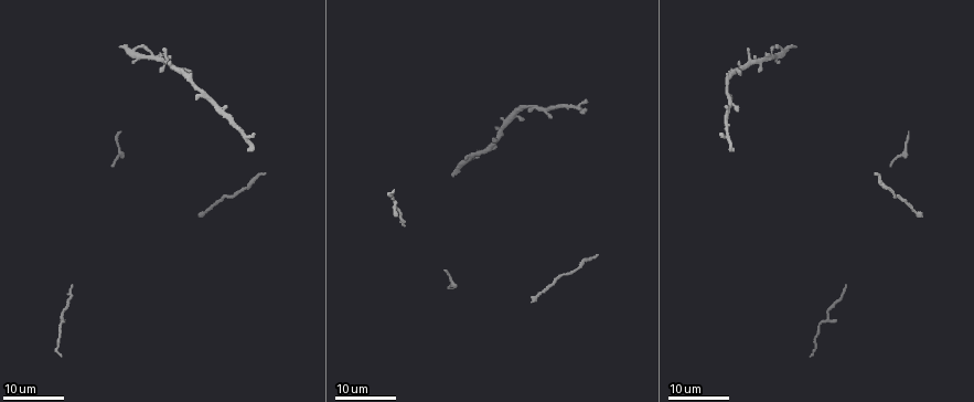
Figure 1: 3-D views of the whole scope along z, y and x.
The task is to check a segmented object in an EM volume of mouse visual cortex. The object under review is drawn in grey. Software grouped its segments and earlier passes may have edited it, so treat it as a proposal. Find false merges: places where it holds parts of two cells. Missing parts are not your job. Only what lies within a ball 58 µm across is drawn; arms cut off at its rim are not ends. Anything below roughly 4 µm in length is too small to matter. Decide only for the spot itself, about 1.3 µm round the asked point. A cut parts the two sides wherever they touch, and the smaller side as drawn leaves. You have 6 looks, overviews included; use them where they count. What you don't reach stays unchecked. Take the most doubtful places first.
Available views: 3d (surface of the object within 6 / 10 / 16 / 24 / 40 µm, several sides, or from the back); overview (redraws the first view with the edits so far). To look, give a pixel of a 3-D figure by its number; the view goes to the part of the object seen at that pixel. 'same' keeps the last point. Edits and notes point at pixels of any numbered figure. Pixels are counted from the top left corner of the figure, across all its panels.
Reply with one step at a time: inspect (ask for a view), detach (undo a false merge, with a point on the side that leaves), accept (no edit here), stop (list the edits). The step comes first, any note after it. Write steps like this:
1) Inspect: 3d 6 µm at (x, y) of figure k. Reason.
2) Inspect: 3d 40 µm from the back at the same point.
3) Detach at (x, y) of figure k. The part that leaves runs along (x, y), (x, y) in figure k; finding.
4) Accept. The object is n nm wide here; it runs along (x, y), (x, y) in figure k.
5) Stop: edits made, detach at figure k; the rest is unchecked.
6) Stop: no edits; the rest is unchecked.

Inspect: 3d 16 µm at (201, 90) of figure 1. Three-way junction.

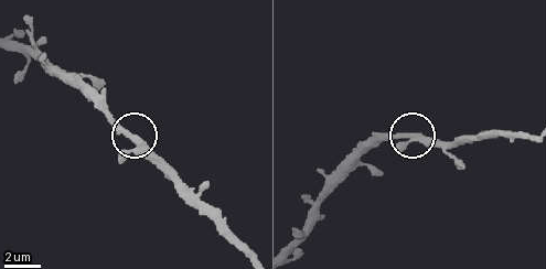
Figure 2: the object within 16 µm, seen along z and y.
Inspect: 3d 6 µm at (133, 136) of figure 2.

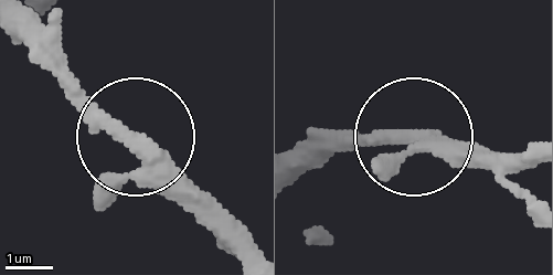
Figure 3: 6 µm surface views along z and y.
Accept. 3 arms meet here; all the same cell.

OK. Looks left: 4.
Inspect: 3d 16 µm at (734, 149) of figure 1.

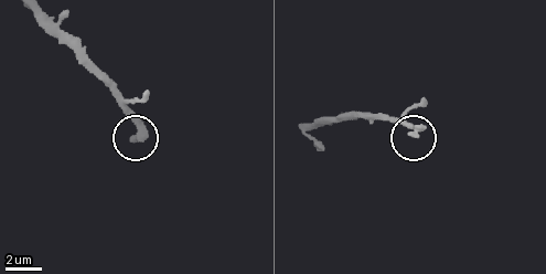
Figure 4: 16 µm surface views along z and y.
Inspect: 3d 6 µm at (413, 136) of figure 4.

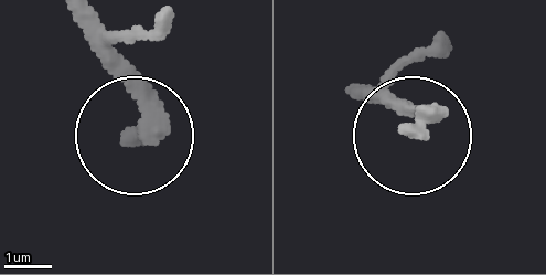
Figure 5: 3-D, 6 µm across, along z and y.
Accept. It runs along (74, 17), (134, 99), (134, 131) in figure 5; continuous, no second cell.

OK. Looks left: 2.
Inspect: 3d 16 µm at (844, 286) of figure 1. Sudden change in width.

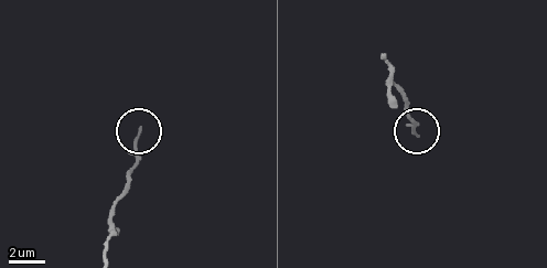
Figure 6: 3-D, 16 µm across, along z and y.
Inspect: 3d 10 µm at (415, 135) of figure 6.

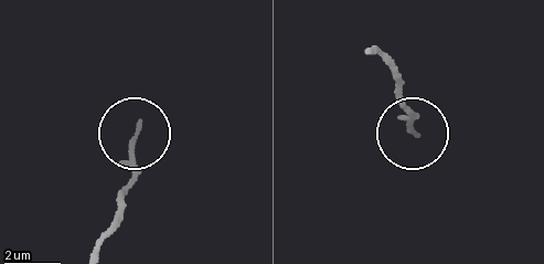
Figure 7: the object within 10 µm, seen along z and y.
Accept. All the same cell.

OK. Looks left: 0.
Stop: no edits; the rest is unchecked.

